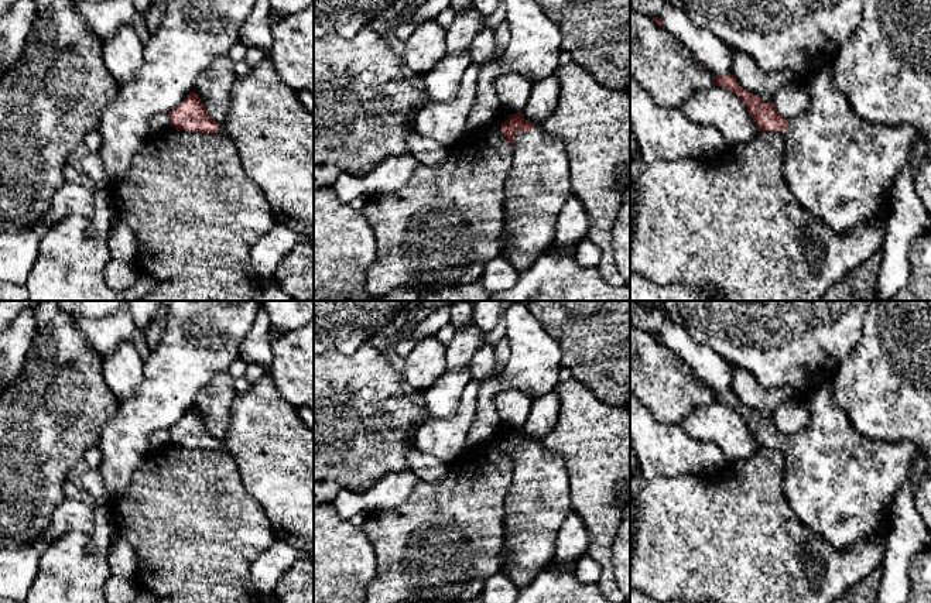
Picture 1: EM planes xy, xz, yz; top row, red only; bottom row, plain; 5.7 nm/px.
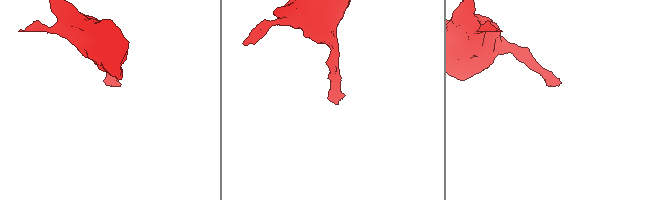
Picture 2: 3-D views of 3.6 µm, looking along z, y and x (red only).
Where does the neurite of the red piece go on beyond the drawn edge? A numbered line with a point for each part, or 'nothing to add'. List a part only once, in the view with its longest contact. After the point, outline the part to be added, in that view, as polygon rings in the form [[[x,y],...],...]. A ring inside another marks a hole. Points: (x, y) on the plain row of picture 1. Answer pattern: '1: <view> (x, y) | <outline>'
1: xz (537, 503) | [[[534,441],[530,448],[513,450],[513,476],[504,500],[502,572],[517,586],[526,586],[555,556],[558,532],[572,510],[569,474],[564,458]]]

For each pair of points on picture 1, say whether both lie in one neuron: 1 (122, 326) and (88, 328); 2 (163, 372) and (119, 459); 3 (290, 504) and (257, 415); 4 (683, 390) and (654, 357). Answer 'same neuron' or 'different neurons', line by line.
1: same neuron
2: same neuron
3: same neuron
4: same neuron

